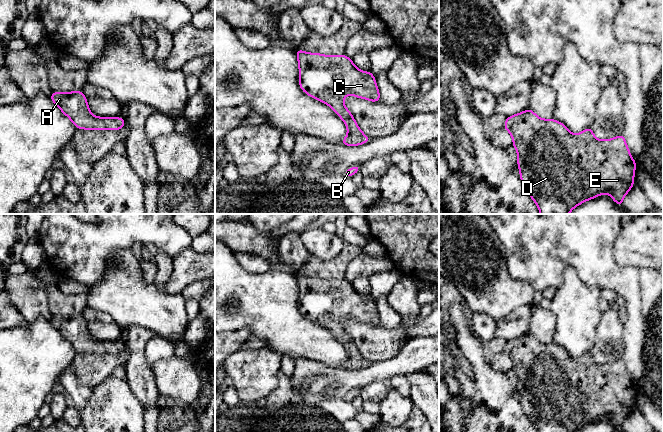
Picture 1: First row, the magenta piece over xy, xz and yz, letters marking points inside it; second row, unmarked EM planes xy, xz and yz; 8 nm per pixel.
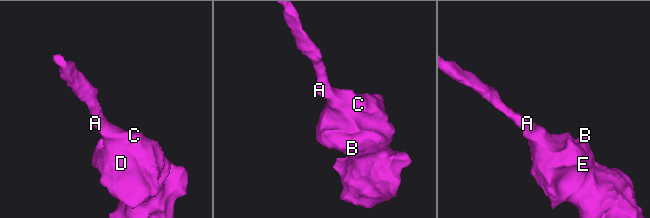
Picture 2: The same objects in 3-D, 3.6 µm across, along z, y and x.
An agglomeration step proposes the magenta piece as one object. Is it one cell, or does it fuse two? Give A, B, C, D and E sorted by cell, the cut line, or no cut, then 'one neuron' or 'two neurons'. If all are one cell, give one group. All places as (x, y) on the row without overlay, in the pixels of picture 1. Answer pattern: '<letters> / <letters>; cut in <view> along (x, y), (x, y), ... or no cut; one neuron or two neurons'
A B C D E; no cut; one neuron

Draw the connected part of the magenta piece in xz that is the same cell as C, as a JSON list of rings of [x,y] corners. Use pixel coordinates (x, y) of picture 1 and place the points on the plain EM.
[[[295,274],[299,290],[299,310],[308,320],[327,328],[344,345],[348,358],[340,366],[347,370],[358,370],[367,367],[367,361],[359,352],[351,336],[345,331],[343,322],[353,319],[372,326],[380,326],[380,317],[375,300],[370,296],[359,294],[346,279],[323,279]]]

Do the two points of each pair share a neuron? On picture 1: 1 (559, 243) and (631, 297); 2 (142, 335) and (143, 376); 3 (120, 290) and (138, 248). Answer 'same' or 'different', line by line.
1: same
2: same
3: different

